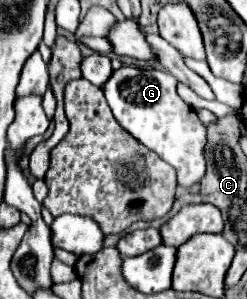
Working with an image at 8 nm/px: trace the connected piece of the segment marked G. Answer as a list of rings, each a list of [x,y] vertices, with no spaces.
[[[120,67],[104,85],[104,95],[114,117],[120,125],[134,135],[142,145],[160,155],[178,173],[178,185],[190,189],[200,183],[206,173],[206,143],[208,129],[198,119],[196,111],[186,105],[176,93],[176,77],[164,69],[144,69],[144,67]]]

